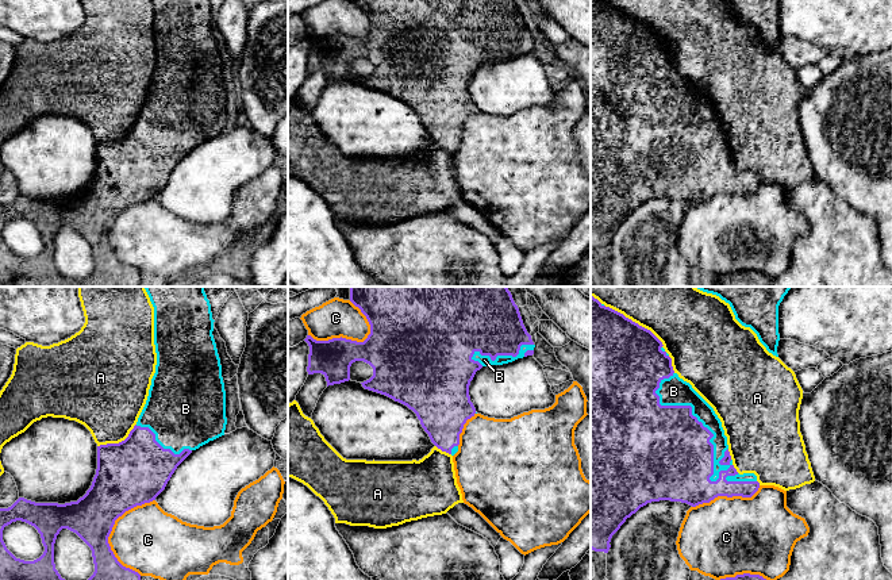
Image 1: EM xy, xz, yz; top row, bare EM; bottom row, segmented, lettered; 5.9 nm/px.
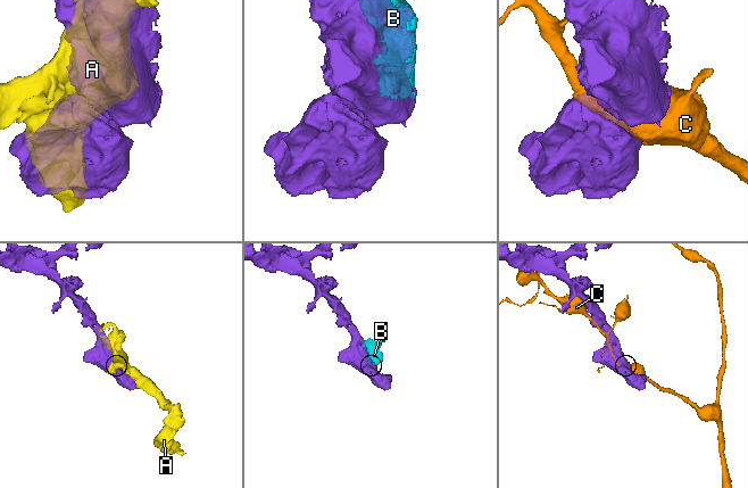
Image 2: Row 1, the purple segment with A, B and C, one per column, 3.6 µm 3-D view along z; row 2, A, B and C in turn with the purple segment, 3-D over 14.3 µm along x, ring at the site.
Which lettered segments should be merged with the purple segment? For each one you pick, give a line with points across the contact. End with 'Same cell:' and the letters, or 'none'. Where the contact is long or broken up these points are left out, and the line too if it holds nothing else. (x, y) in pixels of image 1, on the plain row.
Same cell: B

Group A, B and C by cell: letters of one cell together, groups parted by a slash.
A / B / C

